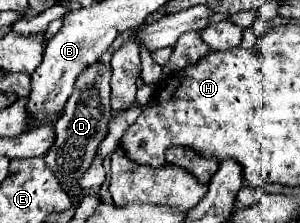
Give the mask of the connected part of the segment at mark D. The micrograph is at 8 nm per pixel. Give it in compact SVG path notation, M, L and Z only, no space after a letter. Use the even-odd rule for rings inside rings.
M94 63L76 79L74 93L70 95L62 115L54 123L54 143L46 153L50 157L52 173L56 175L56 179L60 181L60 187L70 195L70 199L76 207L80 207L80 203L82 203L80 193L84 191L78 185L78 181L84 177L92 159L96 157L100 141L108 135L108 121L110 121L110 115L112 115L110 75L112 75L112 71L108 67L102 67L100 63Z

